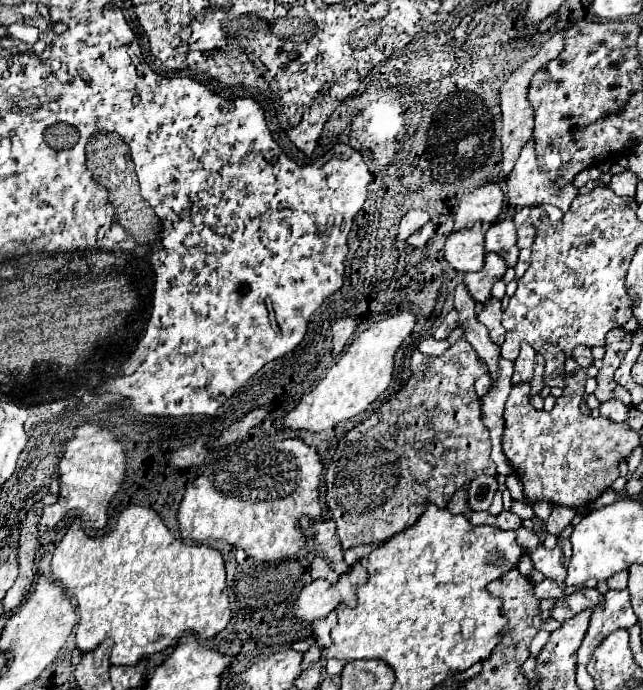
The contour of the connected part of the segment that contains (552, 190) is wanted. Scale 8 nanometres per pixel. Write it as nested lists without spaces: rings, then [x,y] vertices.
[[[530,139],[524,145],[514,169],[510,171],[506,179],[506,189],[508,189],[506,191],[508,203],[512,207],[530,207],[530,205],[550,203],[550,205],[560,207],[562,213],[570,209],[574,195],[578,195],[578,191],[574,193],[570,185],[564,189],[554,187],[554,183],[540,171],[536,163],[534,139]]]

